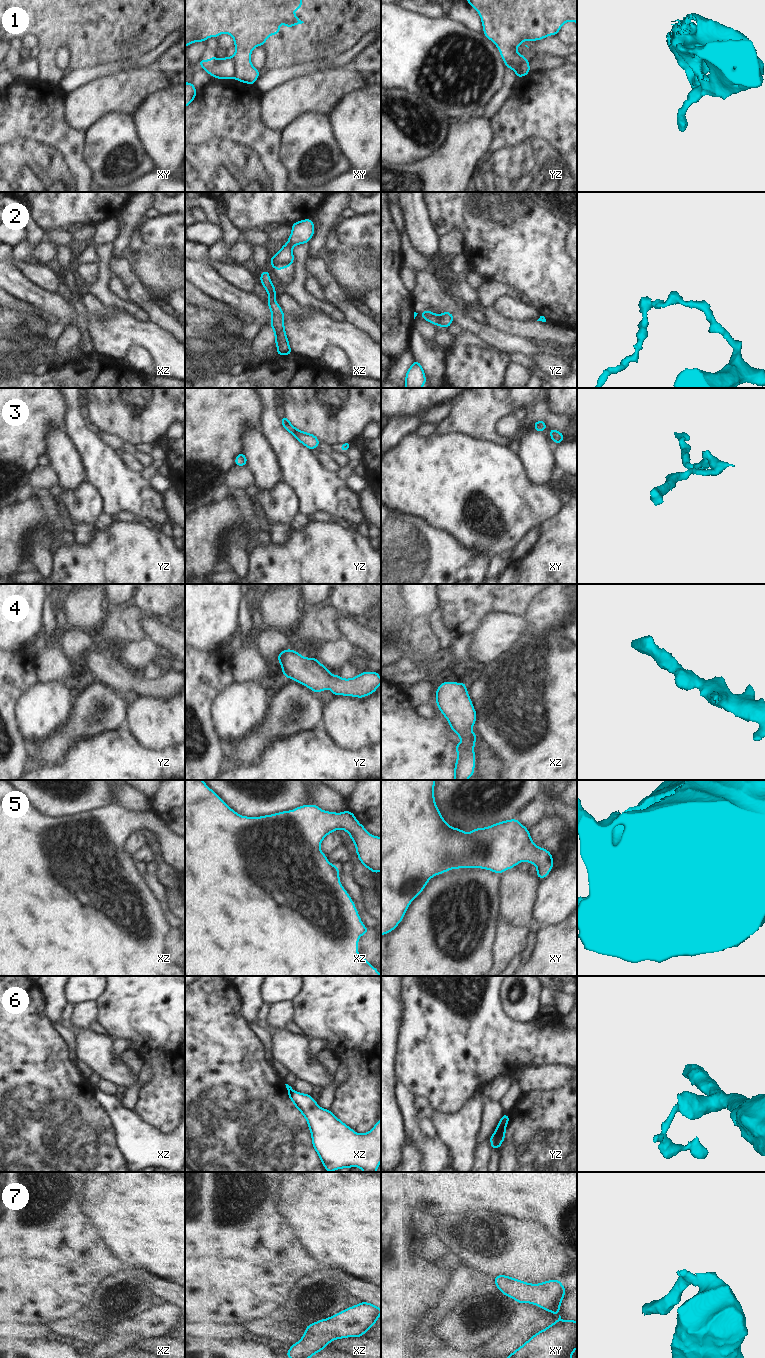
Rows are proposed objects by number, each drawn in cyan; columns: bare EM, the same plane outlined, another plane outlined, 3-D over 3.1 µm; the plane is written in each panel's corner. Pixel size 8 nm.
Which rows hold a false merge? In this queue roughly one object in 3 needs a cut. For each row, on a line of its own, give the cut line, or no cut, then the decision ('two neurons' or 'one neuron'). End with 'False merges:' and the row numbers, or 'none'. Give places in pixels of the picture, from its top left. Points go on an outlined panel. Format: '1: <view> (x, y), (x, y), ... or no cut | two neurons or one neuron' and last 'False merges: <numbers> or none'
1: yz (525, 58), (520, 62), (520, 72), (523, 75) | two neurons
2: no cut | one neuron
3: no cut | one neuron
4: no cut | one neuron
5: no cut | one neuron
6: yz (494, 1134), (498, 1146) | two neurons
7: no cut | one neuron
False merges: 1, 6

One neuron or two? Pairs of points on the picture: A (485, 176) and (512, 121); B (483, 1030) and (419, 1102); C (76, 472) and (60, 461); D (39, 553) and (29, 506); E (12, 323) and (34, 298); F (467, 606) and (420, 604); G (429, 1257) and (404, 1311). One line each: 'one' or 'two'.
A: one
B: two
C: one
D: two
E: two
F: two
G: one

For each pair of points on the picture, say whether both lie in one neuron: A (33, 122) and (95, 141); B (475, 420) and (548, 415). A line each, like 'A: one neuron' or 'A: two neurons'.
A: two neurons
B: one neuron

